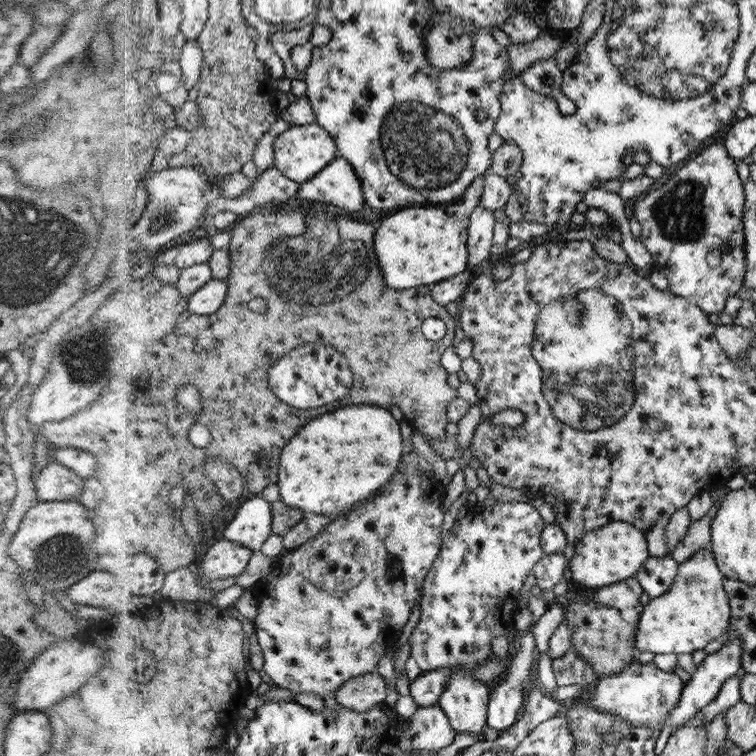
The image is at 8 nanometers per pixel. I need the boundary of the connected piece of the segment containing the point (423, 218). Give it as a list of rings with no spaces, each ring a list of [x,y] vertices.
[[[459,201],[438,206],[411,206],[388,215],[376,229],[376,253],[383,265],[387,285],[396,290],[414,289],[419,286],[434,286],[466,270],[468,264],[468,228],[470,217],[459,215]]]

